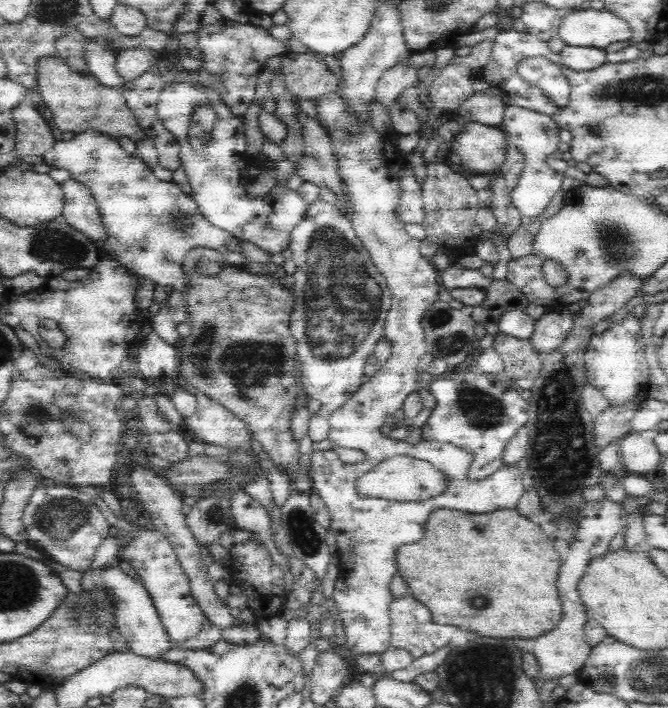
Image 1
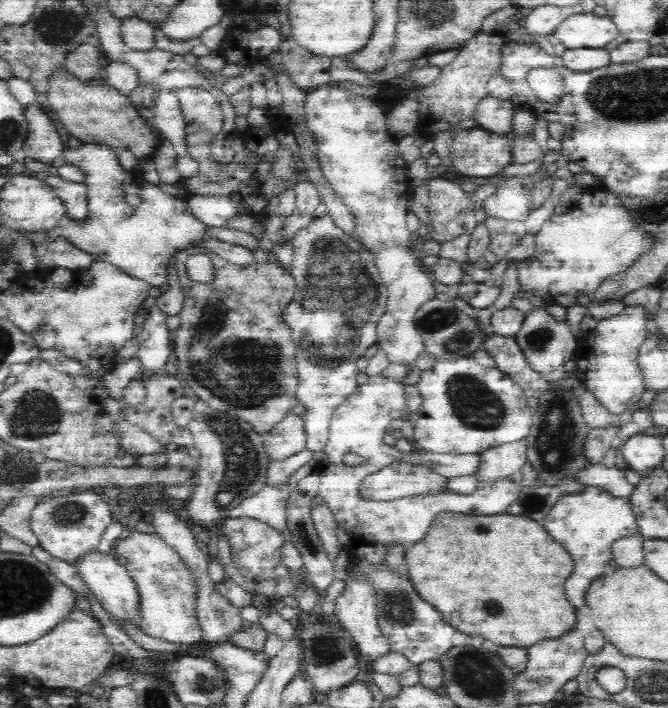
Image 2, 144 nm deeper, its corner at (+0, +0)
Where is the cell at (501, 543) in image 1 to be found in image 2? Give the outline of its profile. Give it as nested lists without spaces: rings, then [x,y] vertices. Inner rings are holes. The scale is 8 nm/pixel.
[[[442,512],[432,522],[426,538],[408,550],[406,566],[416,592],[440,612],[446,624],[452,624],[472,638],[484,638],[492,648],[518,646],[528,650],[538,642],[564,636],[564,632],[570,632],[576,624],[576,610],[564,594],[564,582],[574,570],[572,556],[532,518],[510,514],[462,516]]]

